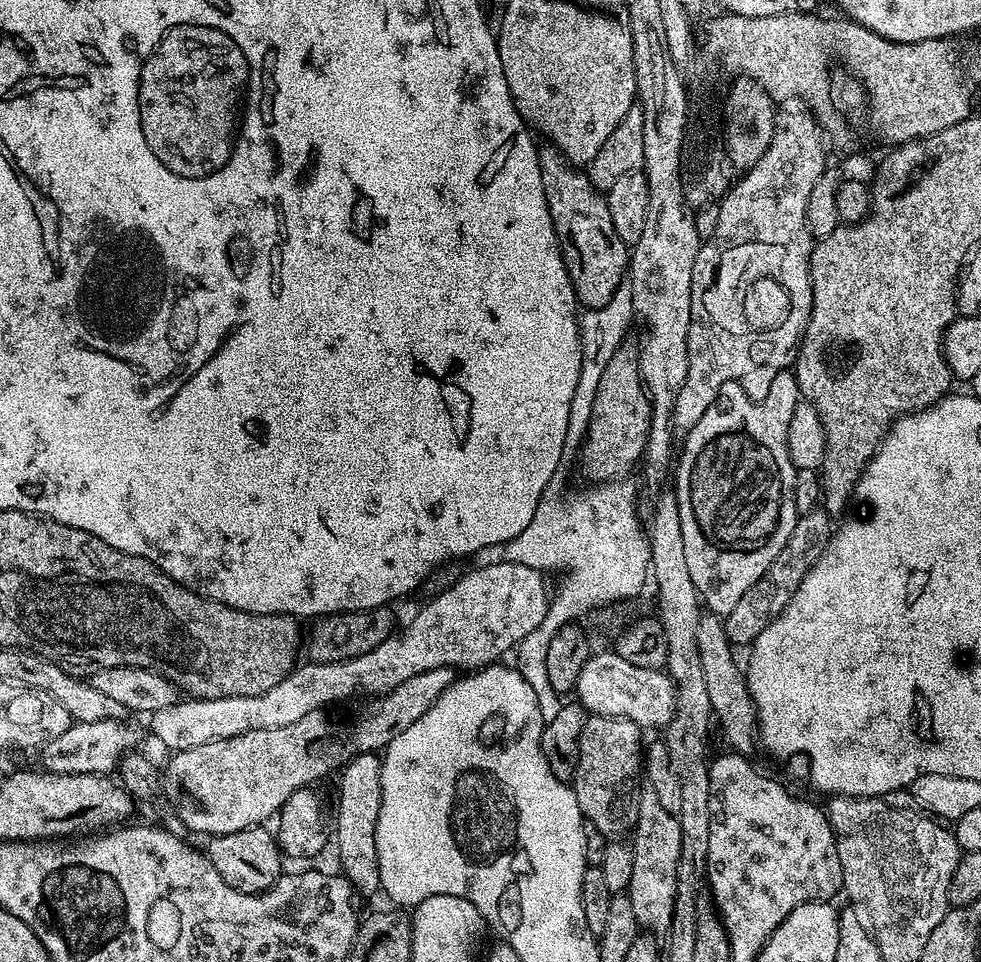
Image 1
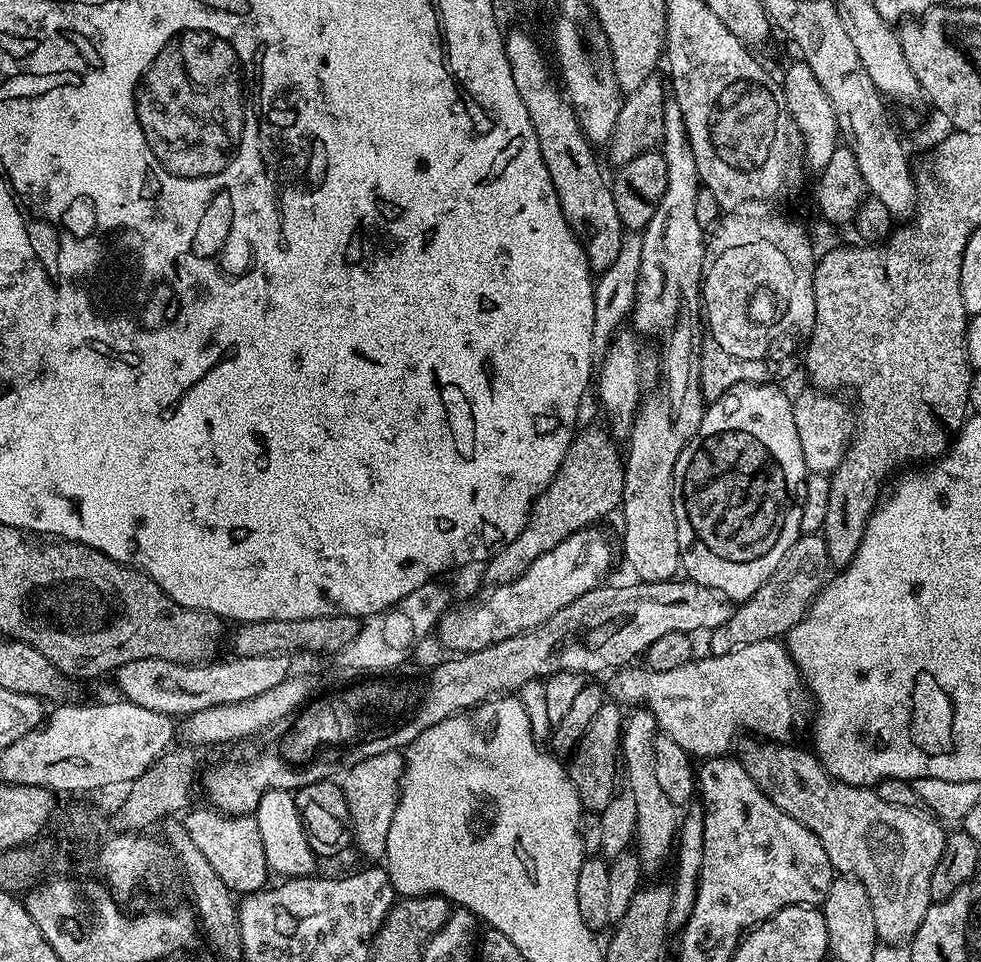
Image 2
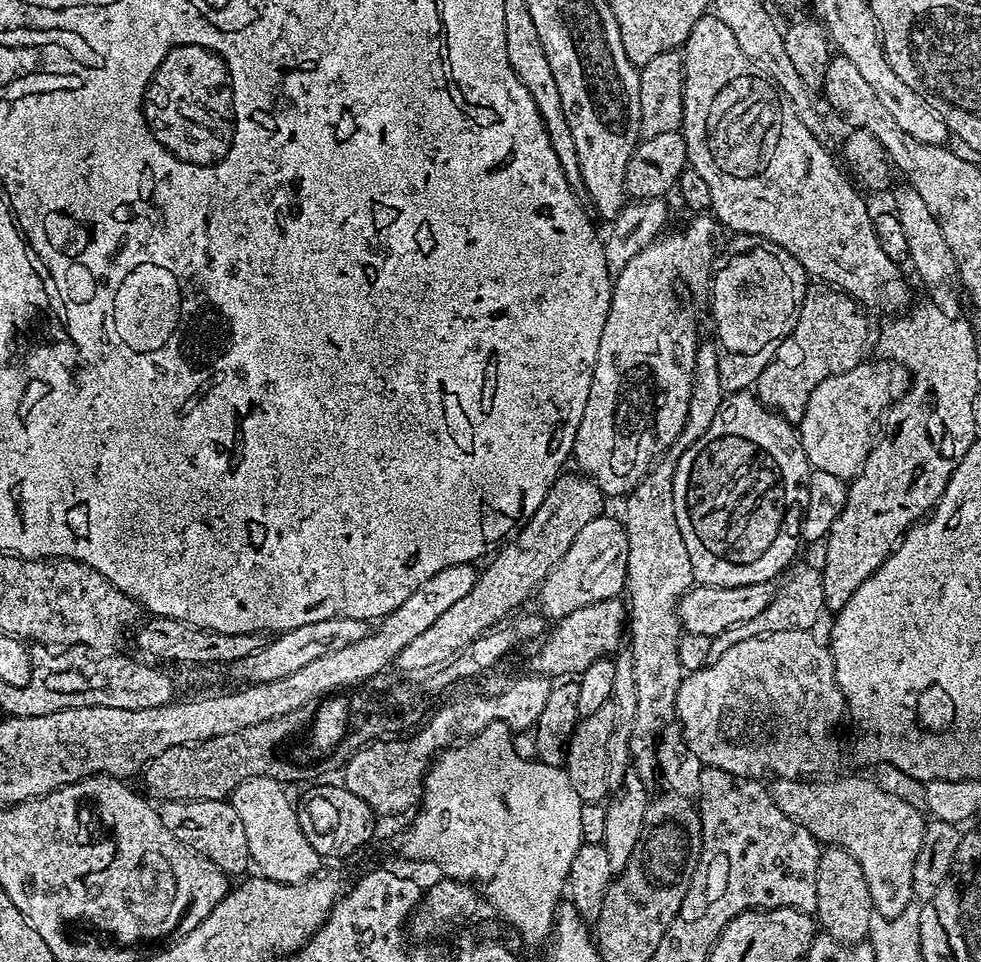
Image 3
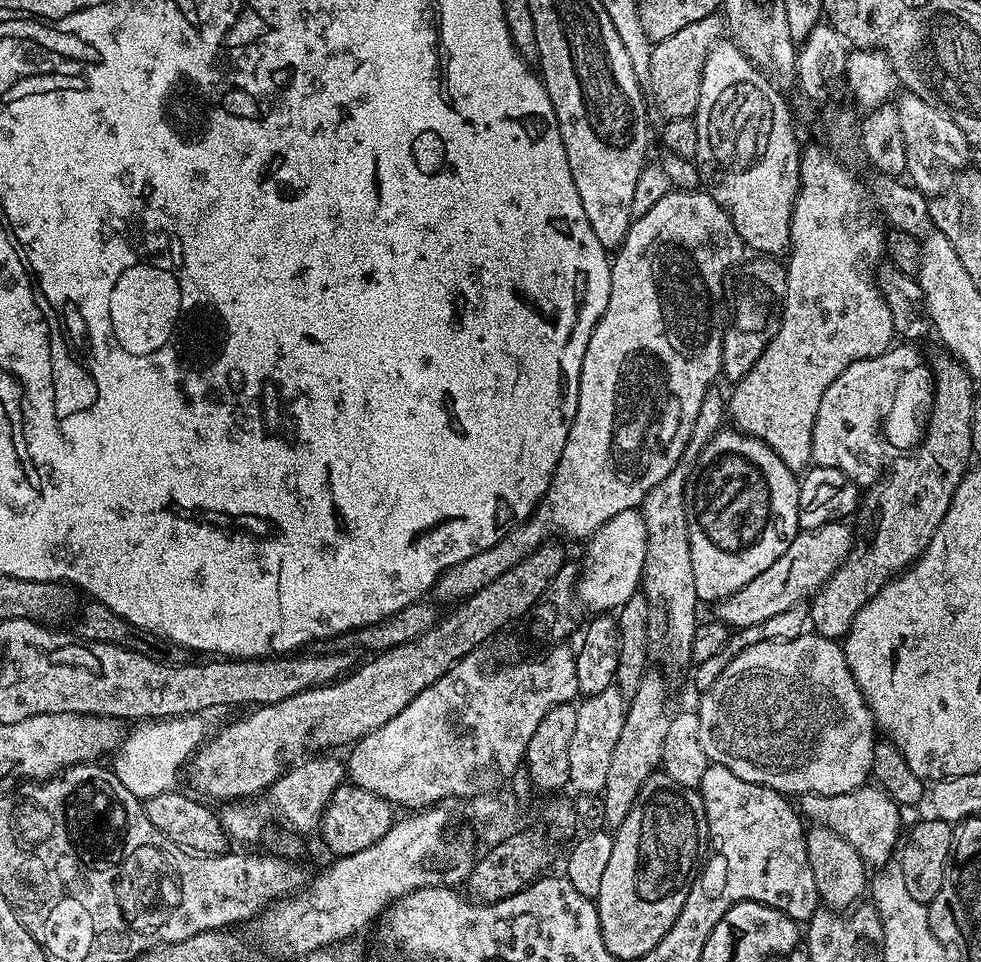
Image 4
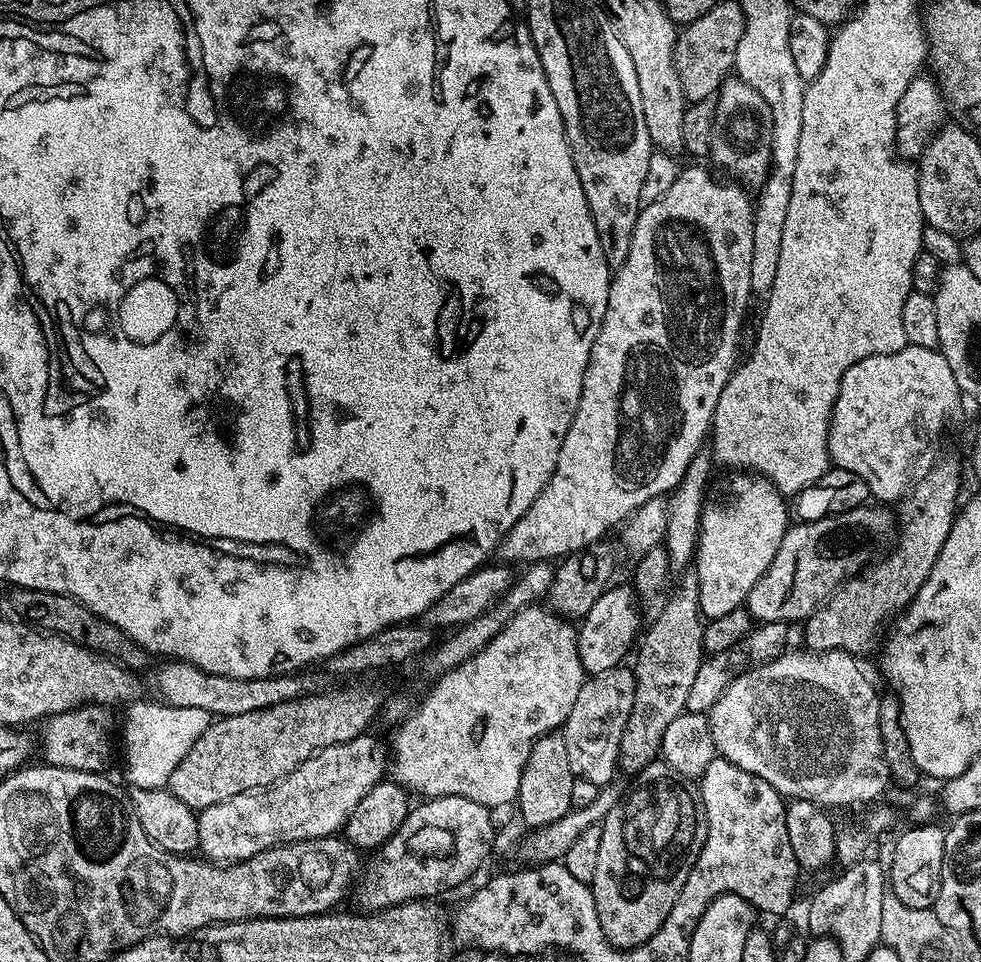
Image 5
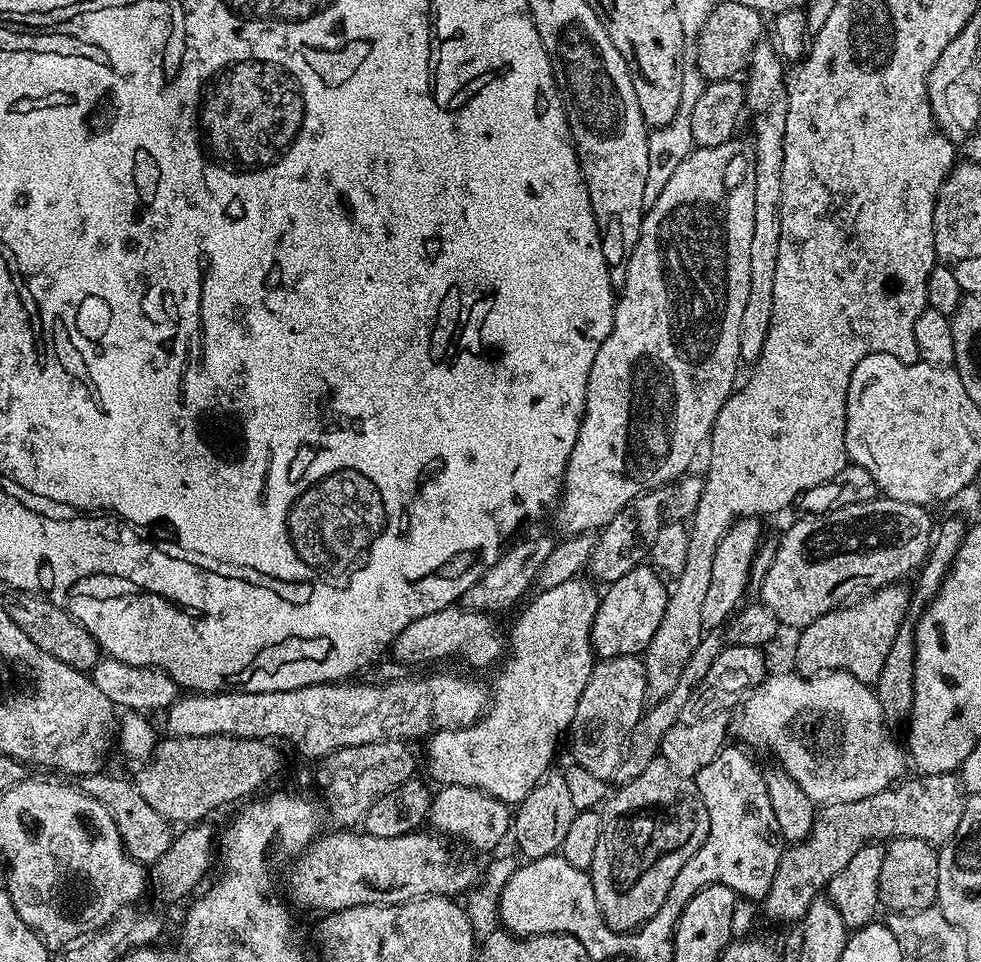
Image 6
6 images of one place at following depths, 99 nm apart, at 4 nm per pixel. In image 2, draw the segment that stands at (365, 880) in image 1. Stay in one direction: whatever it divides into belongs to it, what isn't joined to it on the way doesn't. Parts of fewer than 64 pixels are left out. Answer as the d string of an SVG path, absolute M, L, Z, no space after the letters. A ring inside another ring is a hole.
M399 751L386 754L374 754L374 758L366 758L362 762L351 765L349 772L342 779L346 806L350 810L352 819L352 844L362 855L365 861L380 862L385 859L386 838L390 834L390 822L394 818L394 810L400 801L400 786L404 779L404 756Z

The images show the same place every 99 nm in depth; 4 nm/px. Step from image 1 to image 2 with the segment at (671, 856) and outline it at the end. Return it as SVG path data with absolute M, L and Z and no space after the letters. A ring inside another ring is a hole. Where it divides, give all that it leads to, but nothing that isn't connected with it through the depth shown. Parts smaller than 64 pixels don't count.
M636 706L632 713L624 716L624 725L620 728L620 754L622 757L622 770L628 774L627 787L634 794L634 806L638 806L638 818L636 819L636 835L634 837L634 850L640 855L640 867L645 873L656 872L664 863L669 863L674 852L674 841L678 836L678 829L682 819L681 809L670 798L666 798L661 783L658 782L657 755L654 750L654 742L658 735L654 714L646 707Z

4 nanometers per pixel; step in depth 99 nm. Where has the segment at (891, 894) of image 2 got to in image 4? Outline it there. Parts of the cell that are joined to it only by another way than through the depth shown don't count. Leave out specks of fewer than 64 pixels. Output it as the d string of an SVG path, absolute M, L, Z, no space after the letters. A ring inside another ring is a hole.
M879 786L855 788L846 794L829 796L807 792L805 796L799 797L798 808L805 821L826 826L834 830L834 834L846 838L846 842L850 842L850 846L854 846L866 862L872 863L873 860L874 863L883 865L888 862L883 860L888 860L891 856L893 859L902 840L901 809Z

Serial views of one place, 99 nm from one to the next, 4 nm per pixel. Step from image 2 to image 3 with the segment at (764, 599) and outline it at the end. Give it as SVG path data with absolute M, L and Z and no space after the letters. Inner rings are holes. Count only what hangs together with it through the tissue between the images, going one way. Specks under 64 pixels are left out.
M804 564L801 568L795 568L793 567L779 581L779 584L781 583L780 588L778 584L772 601L760 614L755 615L754 618L750 618L750 622L742 622L738 626L722 630L722 634L712 637L710 654L706 654L706 665L718 662L718 658L722 658L722 654L726 654L726 650L730 650L730 646L734 646L746 638L765 636L774 630L802 630L803 632L812 632L815 629L814 626L819 622L820 615L825 615L826 612L824 607L824 591L822 590L822 578L824 574L817 565L816 568L812 564Z

